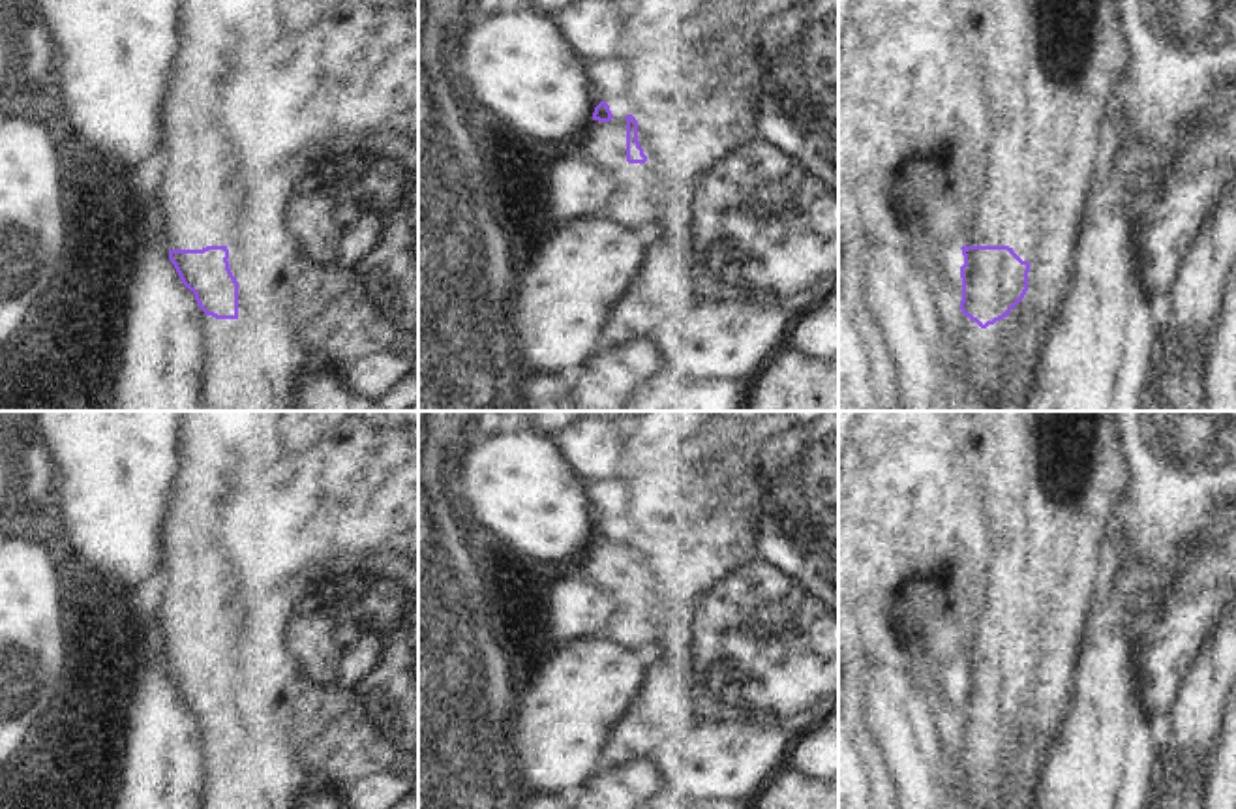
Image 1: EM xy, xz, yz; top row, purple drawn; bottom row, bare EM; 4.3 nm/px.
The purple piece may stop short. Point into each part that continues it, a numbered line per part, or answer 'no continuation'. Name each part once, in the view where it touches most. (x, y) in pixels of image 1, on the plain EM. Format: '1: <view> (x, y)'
1: yz (1053, 479)

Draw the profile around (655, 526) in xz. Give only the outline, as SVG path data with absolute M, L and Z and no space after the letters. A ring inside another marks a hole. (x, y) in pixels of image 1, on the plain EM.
M660 497L656 503L643 503L630 526L628 535L638 541L638 561L645 576L651 576L649 565L656 554L679 550L677 546L677 497Z

